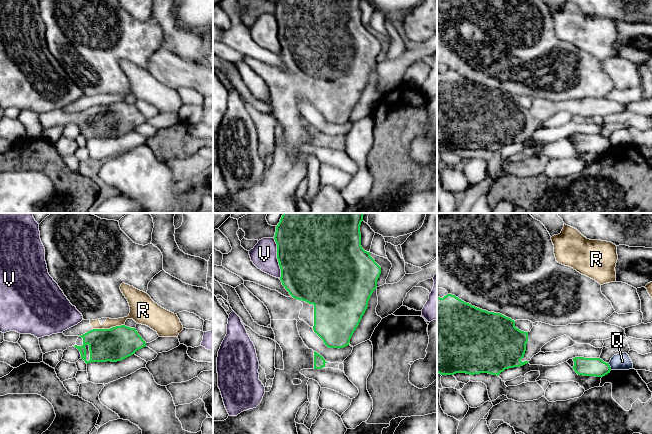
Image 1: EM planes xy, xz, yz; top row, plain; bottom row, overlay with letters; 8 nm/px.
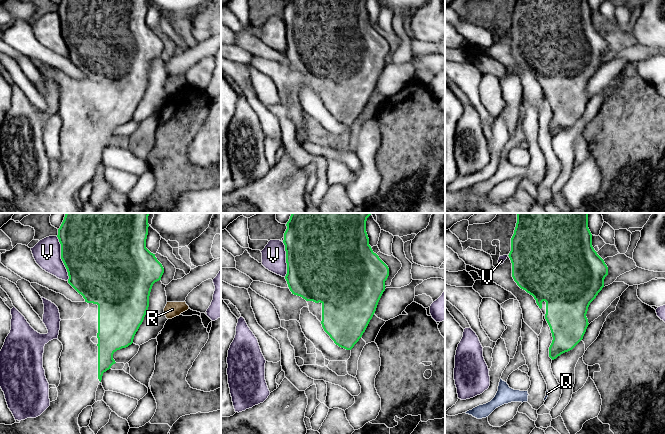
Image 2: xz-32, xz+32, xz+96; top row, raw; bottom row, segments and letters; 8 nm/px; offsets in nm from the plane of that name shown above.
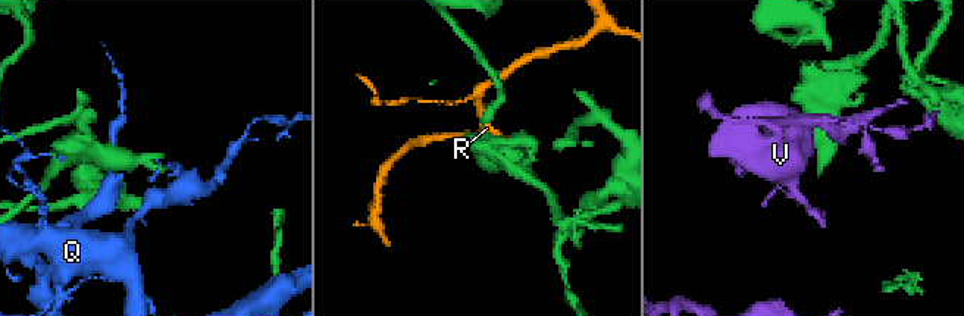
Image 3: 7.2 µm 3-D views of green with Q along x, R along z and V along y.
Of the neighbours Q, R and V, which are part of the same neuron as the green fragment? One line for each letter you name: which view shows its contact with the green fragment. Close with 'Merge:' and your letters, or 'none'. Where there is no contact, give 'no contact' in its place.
Merge: none

